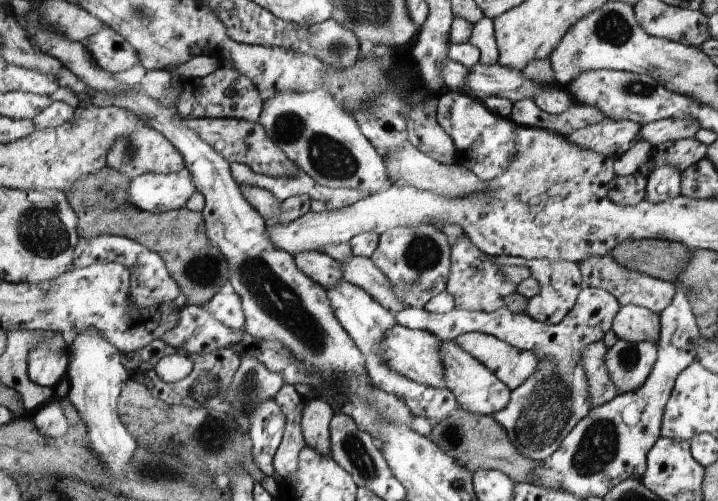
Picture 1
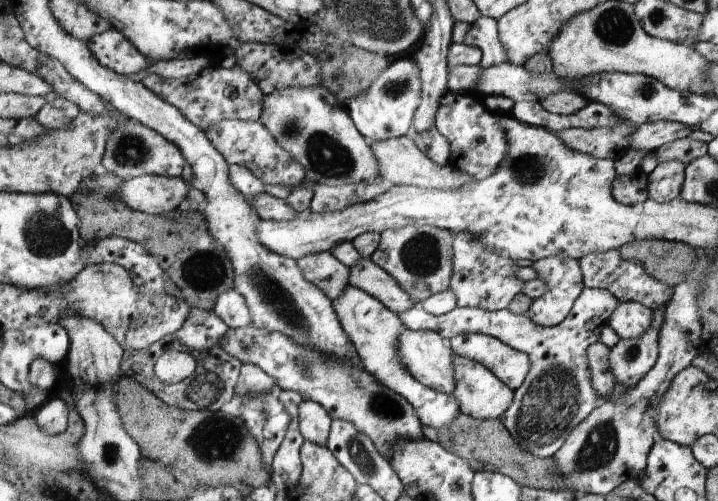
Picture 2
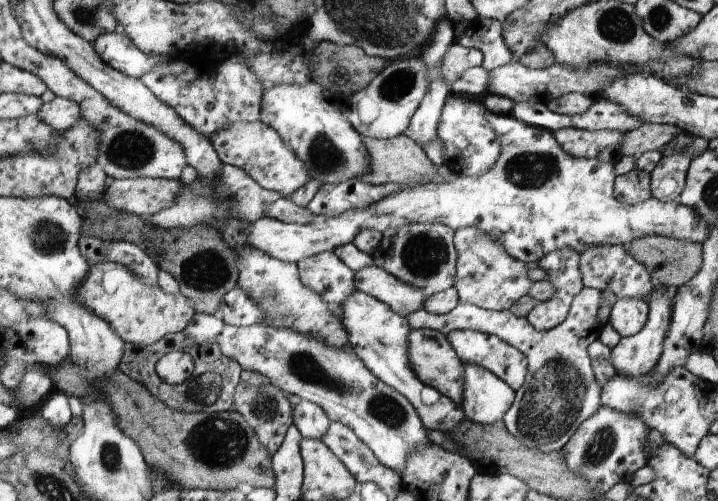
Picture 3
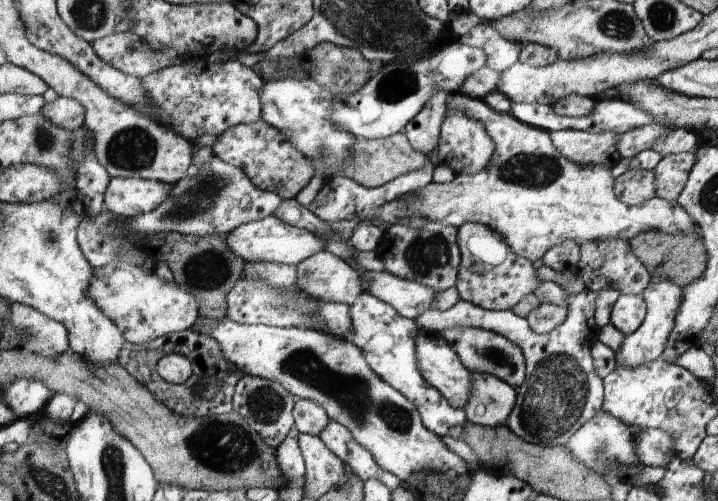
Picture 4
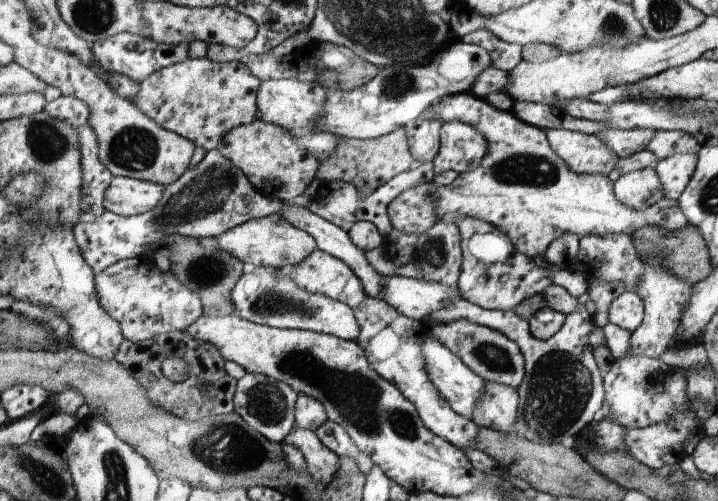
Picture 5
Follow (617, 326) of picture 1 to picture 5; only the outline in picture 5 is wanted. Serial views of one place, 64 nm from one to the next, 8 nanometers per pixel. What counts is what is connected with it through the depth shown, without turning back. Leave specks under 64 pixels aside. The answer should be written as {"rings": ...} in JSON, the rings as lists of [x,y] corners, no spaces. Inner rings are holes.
{"rings":[[[627,291],[610,306],[610,322],[633,334],[646,317],[646,303],[638,292]]]}

